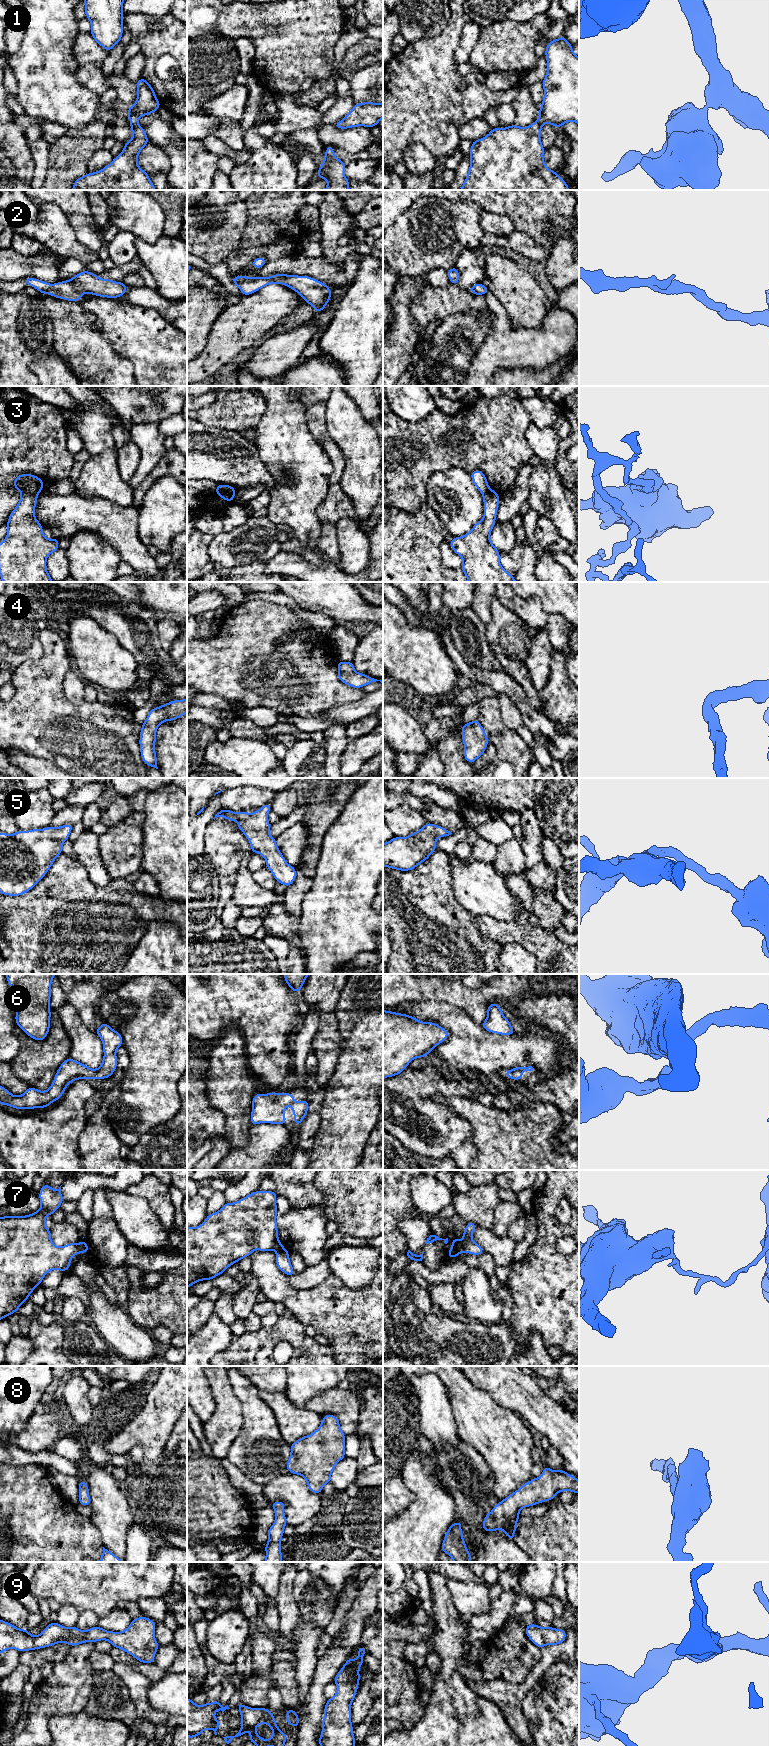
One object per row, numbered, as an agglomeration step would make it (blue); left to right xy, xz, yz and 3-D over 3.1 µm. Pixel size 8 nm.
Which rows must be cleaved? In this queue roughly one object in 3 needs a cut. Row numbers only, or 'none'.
3, 7

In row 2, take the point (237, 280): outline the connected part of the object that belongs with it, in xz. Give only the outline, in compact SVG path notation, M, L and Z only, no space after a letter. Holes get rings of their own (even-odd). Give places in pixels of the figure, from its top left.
M275 274L269 277L232 276L233 283L244 296L250 295L272 283L285 285L297 292L316 313L321 312L328 304L332 292L330 287L309 276Z

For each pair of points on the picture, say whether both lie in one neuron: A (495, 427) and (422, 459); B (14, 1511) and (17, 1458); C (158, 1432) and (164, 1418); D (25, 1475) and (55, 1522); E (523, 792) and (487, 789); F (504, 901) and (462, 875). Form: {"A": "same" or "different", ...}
{"A": "same", "B": "different", "C": "same", "D": "same", "E": "same", "F": "same"}

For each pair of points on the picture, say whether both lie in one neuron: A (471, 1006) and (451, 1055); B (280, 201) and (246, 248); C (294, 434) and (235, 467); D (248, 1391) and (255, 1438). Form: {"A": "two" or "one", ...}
{"A": "two", "B": "one", "C": "two", "D": "one"}

